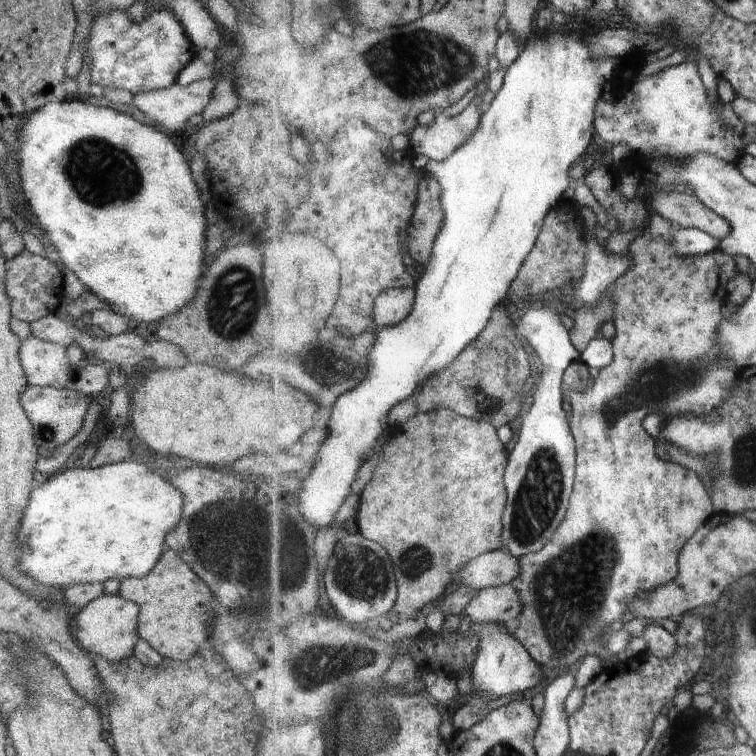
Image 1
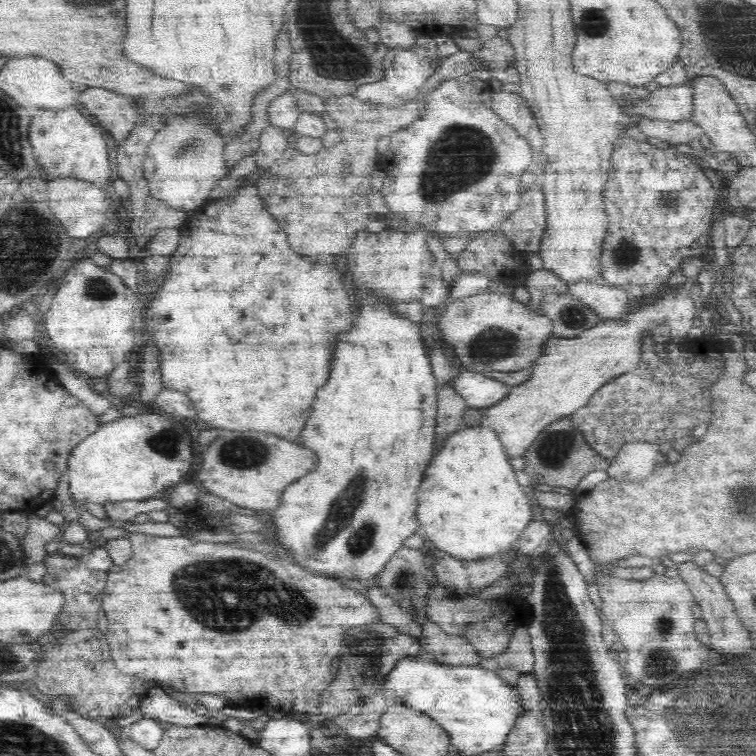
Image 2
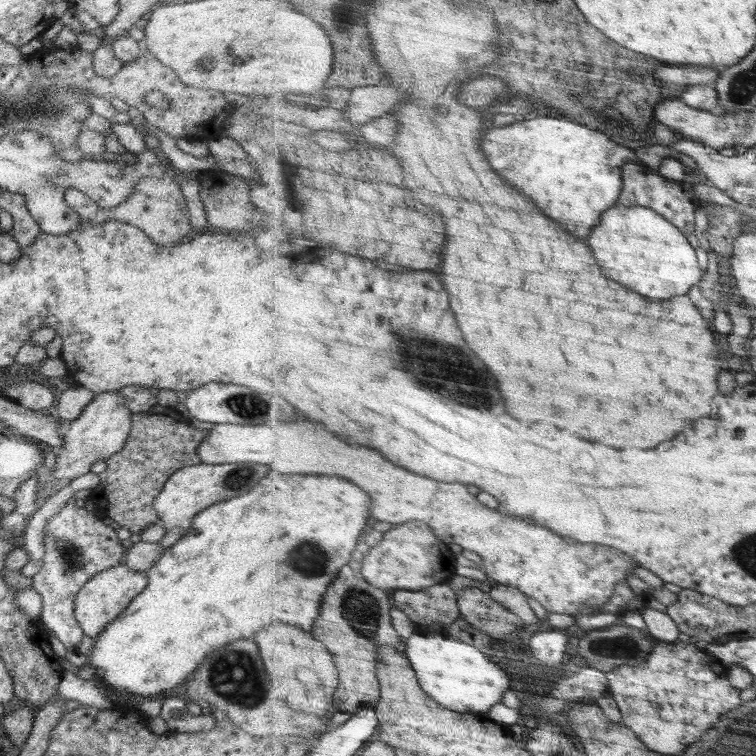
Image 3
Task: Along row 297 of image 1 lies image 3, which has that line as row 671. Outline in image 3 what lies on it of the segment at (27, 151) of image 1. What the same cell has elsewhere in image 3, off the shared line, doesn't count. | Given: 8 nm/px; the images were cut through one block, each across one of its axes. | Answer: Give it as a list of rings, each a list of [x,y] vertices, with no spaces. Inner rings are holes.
[[[266,474],[258,488],[252,488],[252,492],[224,500],[218,504],[212,504],[194,515],[191,527],[172,546],[163,549],[162,555],[158,557],[158,562],[148,569],[148,584],[144,590],[136,595],[128,604],[127,608],[112,623],[100,632],[89,656],[89,663],[96,672],[101,684],[109,690],[102,691],[106,696],[122,696],[122,694],[141,695],[143,697],[154,698],[160,692],[172,690],[179,684],[183,684],[202,664],[200,658],[206,658],[208,652],[222,648],[224,644],[230,644],[240,638],[252,638],[250,634],[262,630],[268,624],[296,624],[304,630],[314,630],[314,622],[318,620],[322,612],[322,602],[328,592],[328,586],[338,578],[340,570],[352,562],[352,554],[358,548],[358,540],[362,538],[368,518],[372,516],[372,496],[356,484],[354,480],[340,477],[330,478],[330,476],[300,476],[300,474]]]

